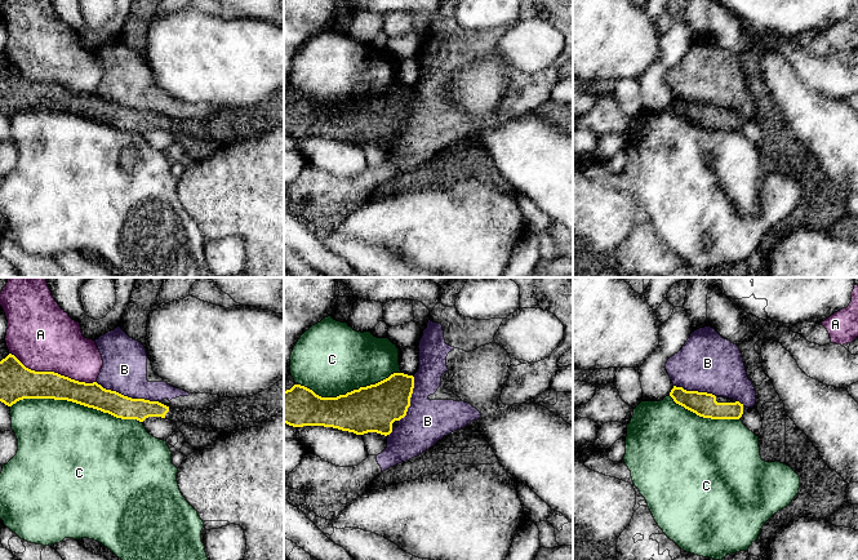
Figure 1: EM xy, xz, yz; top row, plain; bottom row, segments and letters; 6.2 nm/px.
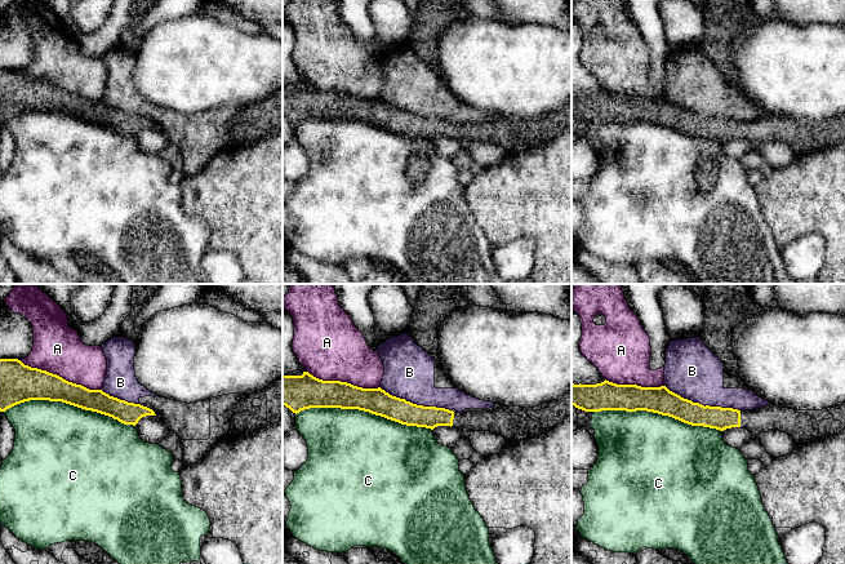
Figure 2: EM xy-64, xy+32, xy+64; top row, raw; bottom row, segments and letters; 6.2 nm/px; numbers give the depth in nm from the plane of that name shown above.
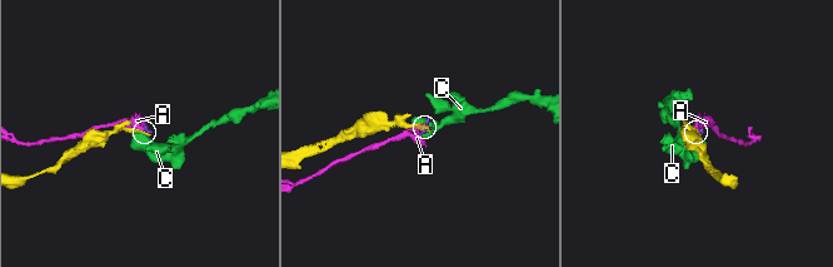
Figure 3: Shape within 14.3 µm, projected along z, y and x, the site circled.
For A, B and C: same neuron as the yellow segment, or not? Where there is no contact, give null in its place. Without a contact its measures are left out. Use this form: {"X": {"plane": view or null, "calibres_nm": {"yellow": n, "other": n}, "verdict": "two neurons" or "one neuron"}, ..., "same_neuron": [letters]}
{"A": {"plane": "xy", "calibres_nm": {"yellow": 220, "other": 420}, "verdict": "two neurons"}, "B": {"plane": "xy", "calibres_nm": {"yellow": 160, "other": 280}, "verdict": "two neurons"}, "C": {"plane": "xy", "calibres_nm": {"yellow": 180, "other": 500}, "verdict": "two neurons"}, "same_neuron": []}

